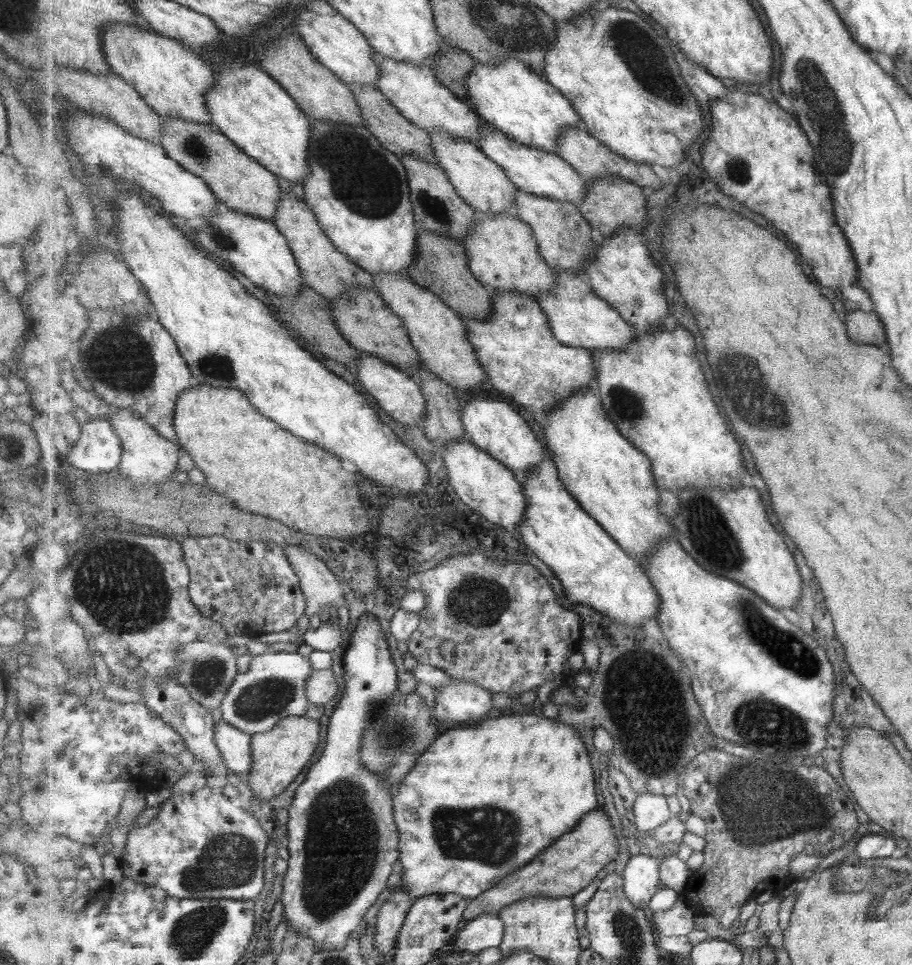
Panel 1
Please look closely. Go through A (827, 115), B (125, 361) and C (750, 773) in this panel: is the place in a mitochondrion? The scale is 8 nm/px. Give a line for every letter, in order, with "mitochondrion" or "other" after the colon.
A: mitochondrion
B: mitochondrion
C: mitochondrion

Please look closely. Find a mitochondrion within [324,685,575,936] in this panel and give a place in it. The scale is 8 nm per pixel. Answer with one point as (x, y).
(495, 845)

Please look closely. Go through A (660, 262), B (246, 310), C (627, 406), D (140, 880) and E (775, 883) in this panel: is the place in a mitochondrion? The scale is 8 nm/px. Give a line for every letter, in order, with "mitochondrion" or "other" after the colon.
A: other
B: other
C: mitochondrion
D: other
E: other

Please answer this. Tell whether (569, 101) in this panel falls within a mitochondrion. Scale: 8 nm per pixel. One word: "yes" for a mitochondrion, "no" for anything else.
no

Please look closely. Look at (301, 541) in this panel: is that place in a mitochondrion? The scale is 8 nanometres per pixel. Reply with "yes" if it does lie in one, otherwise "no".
no

